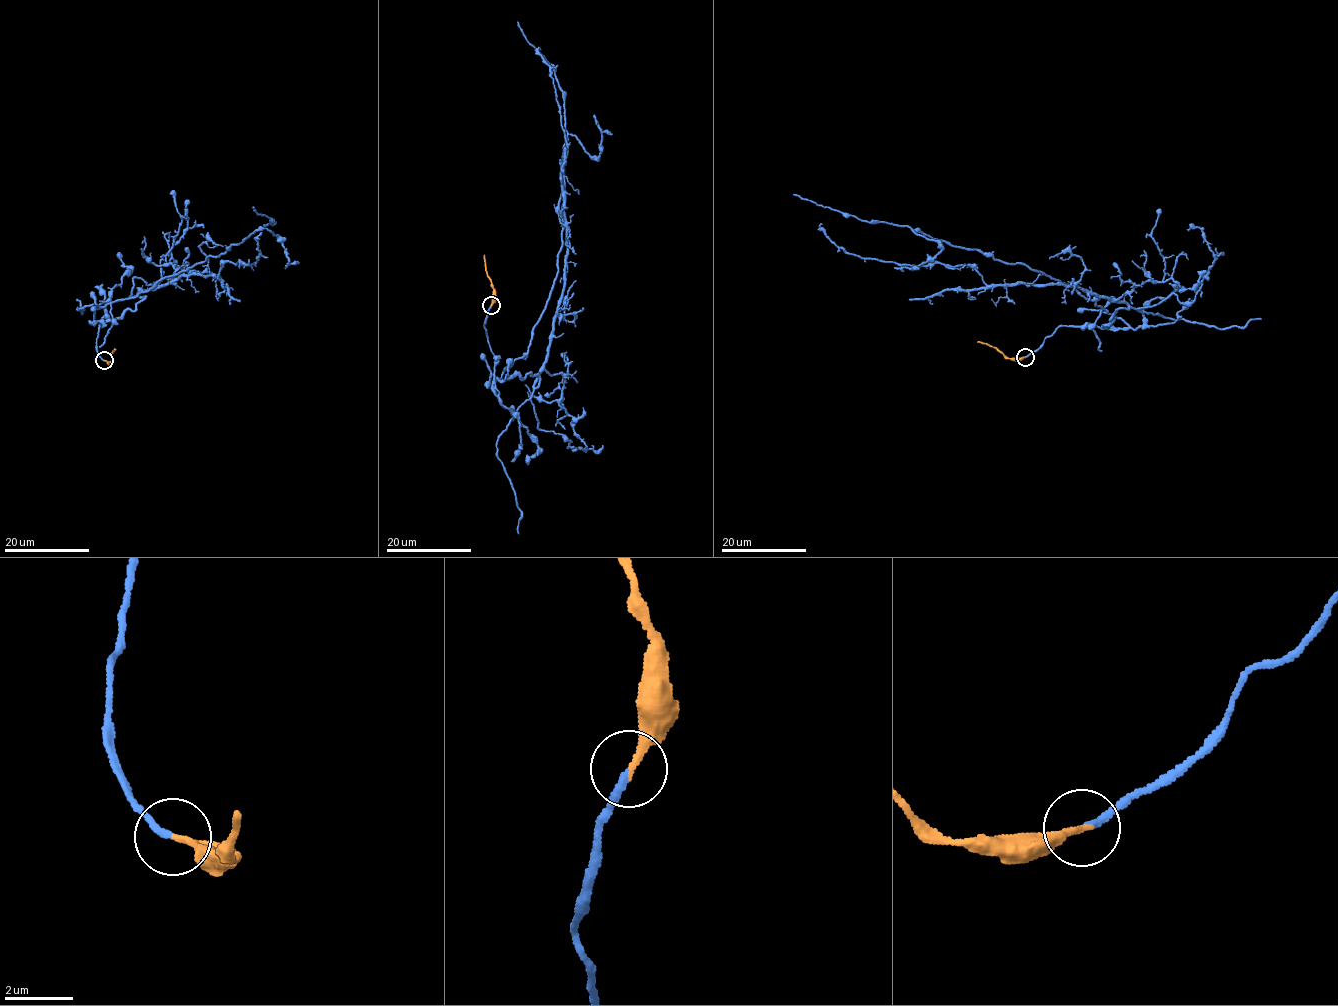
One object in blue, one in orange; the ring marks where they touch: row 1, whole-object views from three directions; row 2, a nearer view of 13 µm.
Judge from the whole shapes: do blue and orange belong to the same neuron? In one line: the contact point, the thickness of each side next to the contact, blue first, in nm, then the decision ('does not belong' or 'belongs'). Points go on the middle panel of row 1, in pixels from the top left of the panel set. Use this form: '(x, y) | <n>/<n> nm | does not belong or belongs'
(491, 305) | 200/200 nm | belongs

